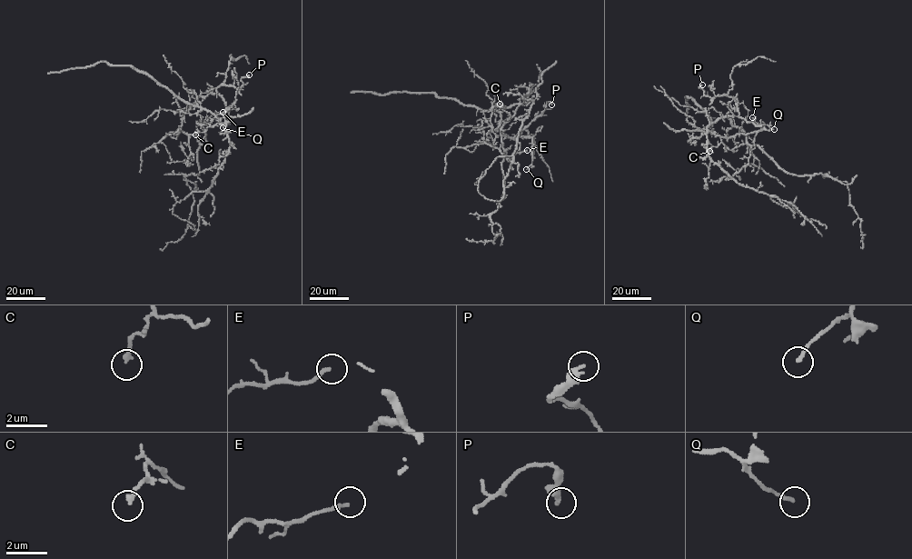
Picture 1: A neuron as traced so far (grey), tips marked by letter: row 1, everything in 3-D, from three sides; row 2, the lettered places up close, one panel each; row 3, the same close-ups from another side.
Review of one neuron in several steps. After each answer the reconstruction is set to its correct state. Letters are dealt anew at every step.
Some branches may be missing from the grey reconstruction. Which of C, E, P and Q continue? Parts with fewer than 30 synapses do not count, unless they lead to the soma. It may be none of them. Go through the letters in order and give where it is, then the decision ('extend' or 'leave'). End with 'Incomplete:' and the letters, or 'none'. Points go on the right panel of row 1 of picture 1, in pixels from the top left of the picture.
C: at (709, 151); leave
E: at (752, 117); leave
P: at (702, 84); leave
Q: at (774, 129); leave
Incomplete: none

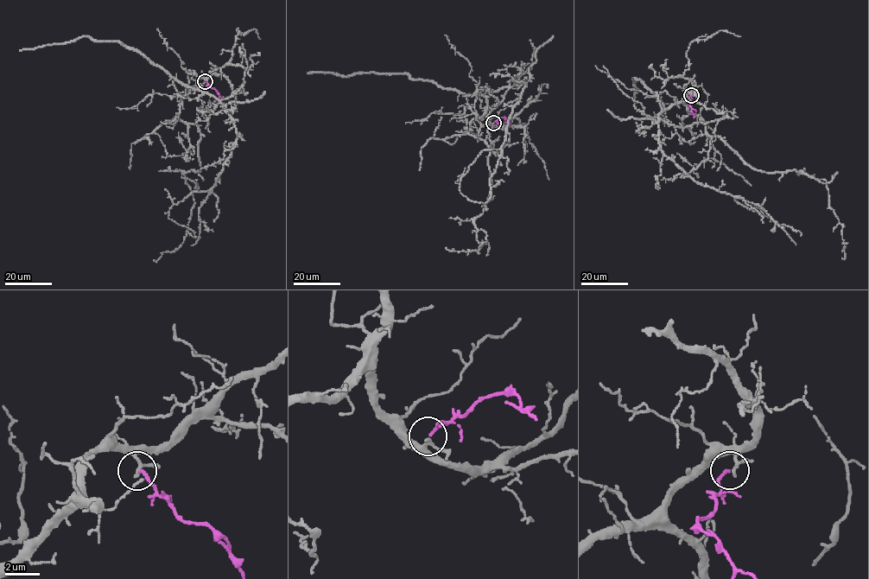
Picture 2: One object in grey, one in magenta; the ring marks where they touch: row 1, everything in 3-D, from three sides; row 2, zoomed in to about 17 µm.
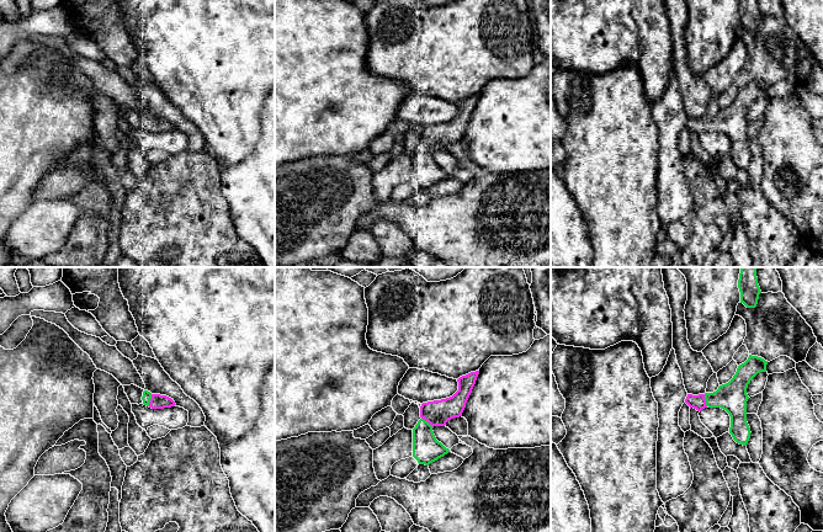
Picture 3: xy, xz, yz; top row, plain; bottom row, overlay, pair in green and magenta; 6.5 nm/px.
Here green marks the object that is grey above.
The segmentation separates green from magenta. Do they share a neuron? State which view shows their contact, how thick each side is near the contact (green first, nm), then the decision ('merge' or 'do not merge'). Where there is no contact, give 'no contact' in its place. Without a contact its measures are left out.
xy | 60/100 nm | merge

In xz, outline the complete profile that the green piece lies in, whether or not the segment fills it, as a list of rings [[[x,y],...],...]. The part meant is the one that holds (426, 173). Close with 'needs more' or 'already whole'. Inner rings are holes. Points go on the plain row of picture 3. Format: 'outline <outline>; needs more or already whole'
outline [[[476,95],[460,101],[458,115],[452,121],[421,128],[421,143],[413,153],[413,181],[419,188],[429,190],[450,176],[436,164],[432,151],[445,150],[448,144],[462,140],[478,99]]]; needs more

